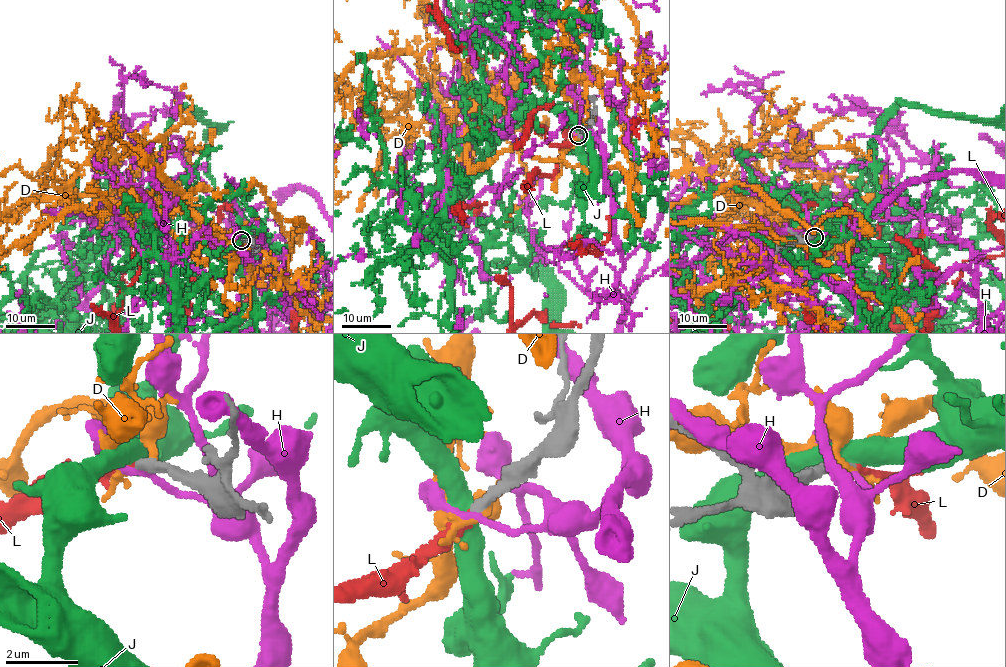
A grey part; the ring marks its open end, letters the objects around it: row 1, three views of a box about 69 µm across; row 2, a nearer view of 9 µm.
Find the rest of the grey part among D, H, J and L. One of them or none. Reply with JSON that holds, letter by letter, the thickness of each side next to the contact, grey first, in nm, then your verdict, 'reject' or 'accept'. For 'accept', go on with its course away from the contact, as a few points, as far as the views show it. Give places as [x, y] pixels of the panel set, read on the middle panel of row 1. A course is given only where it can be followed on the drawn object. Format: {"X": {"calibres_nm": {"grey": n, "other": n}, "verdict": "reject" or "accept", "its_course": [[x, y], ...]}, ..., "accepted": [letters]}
{"D": {"calibres_nm": {"grey": 320, "other": 260}, "verdict": "reject"}, "H": {"calibres_nm": {"grey": 300, "other": 160}, "verdict": "reject"}, "J": {"calibres_nm": {"grey": 300, "other": 550}, "verdict": "reject"}, "L": {"calibres_nm": {"grey": 300, "other": 200}, "verdict": "accept"}, "accepted": ["L"]}

